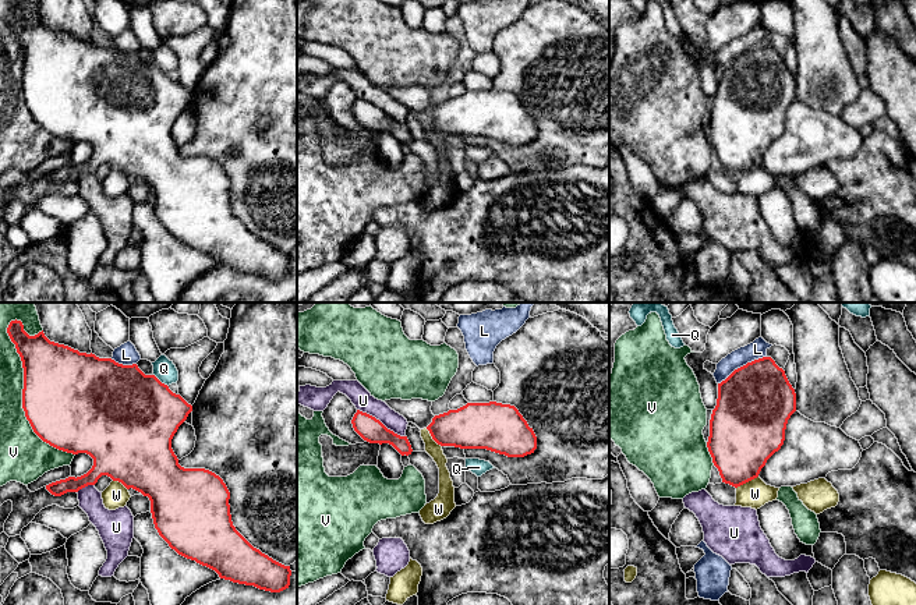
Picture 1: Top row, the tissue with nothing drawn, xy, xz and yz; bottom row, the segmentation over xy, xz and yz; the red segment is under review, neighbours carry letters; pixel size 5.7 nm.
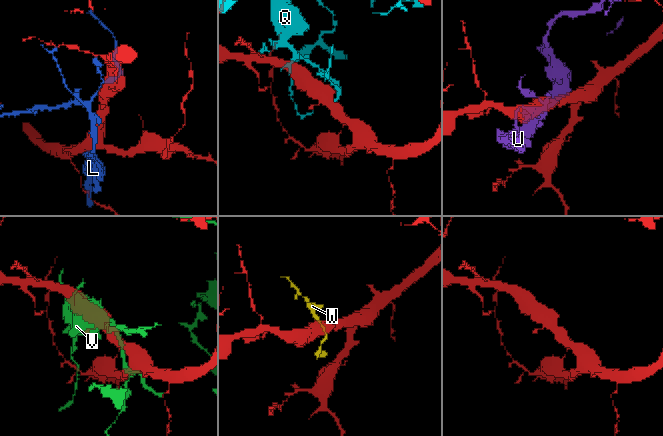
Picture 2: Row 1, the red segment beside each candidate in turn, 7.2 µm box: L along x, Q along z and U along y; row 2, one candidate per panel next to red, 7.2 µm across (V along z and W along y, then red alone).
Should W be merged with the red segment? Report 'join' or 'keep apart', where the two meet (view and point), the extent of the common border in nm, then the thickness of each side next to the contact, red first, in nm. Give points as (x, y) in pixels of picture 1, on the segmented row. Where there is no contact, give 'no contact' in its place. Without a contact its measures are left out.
keep apart | yz (746, 481) | 150 nm | 380/160 nm

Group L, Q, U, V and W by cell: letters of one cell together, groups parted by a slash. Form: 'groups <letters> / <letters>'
groups L / Q / U / V / W

